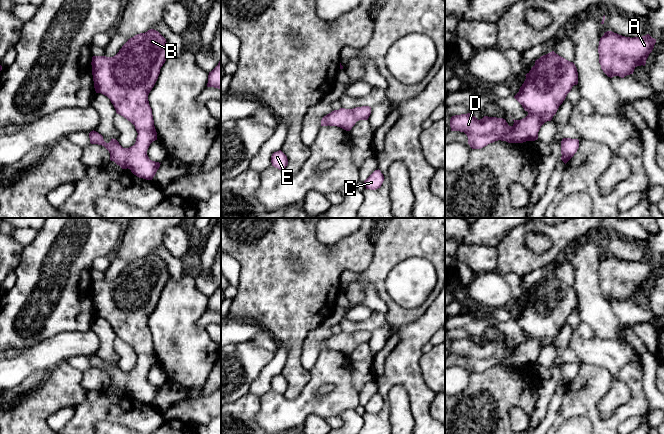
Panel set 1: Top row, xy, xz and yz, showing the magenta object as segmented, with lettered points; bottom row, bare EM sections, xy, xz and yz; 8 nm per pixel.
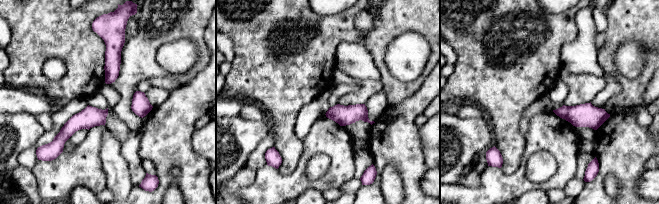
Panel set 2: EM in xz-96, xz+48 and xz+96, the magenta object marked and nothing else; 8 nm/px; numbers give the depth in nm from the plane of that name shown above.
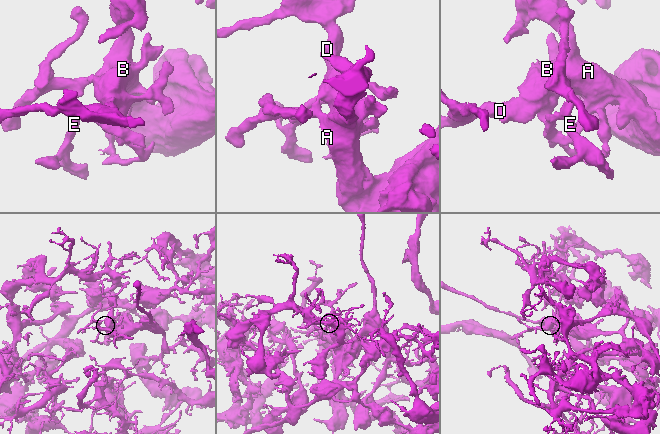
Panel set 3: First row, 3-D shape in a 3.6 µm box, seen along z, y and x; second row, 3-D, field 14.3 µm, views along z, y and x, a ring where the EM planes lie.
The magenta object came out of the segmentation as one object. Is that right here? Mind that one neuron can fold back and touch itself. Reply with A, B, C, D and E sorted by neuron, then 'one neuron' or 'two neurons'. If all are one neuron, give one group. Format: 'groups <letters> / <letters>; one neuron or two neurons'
groups A B C D / E; two neurons

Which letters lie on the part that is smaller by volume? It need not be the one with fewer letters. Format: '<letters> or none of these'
E

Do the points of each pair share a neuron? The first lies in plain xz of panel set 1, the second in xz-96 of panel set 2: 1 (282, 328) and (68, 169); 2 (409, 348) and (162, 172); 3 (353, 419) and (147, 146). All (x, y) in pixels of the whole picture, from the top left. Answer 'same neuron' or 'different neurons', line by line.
1: different neurons
2: same neuron
3: different neurons

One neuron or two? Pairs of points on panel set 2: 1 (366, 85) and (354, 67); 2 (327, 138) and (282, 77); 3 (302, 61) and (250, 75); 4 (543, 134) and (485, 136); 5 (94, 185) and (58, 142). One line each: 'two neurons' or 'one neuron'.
1: two neurons
2: two neurons
3: one neuron
4: two neurons
5: one neuron

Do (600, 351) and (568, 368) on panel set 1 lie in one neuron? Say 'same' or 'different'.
different

